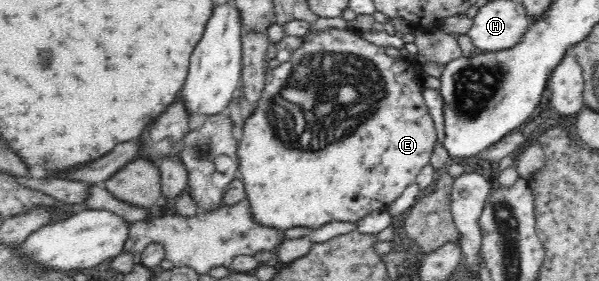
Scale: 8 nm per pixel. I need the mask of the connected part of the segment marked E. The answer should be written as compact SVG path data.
M310 27L302 37L300 47L292 51L289 61L281 63L276 69L265 72L265 82L254 109L244 120L242 139L238 141L235 155L237 155L237 170L242 173L242 185L246 201L250 205L250 217L254 223L262 227L272 227L283 231L291 227L305 227L315 230L326 223L339 221L340 223L354 223L374 210L386 209L411 184L416 182L416 176L430 161L436 141L434 122L424 102L425 92L422 85L423 72L421 65L406 58L392 59L385 53L384 47L368 43L359 33L350 29L336 29L329 27L318 31Z

